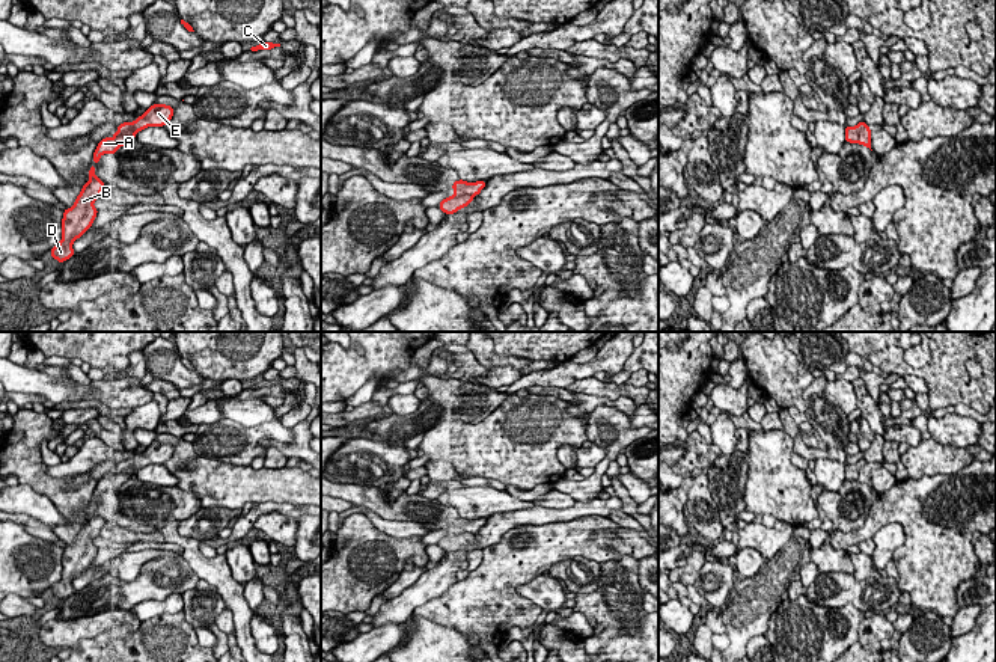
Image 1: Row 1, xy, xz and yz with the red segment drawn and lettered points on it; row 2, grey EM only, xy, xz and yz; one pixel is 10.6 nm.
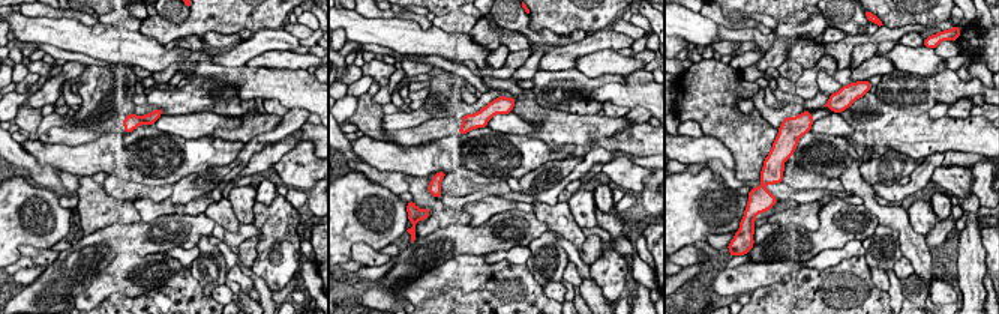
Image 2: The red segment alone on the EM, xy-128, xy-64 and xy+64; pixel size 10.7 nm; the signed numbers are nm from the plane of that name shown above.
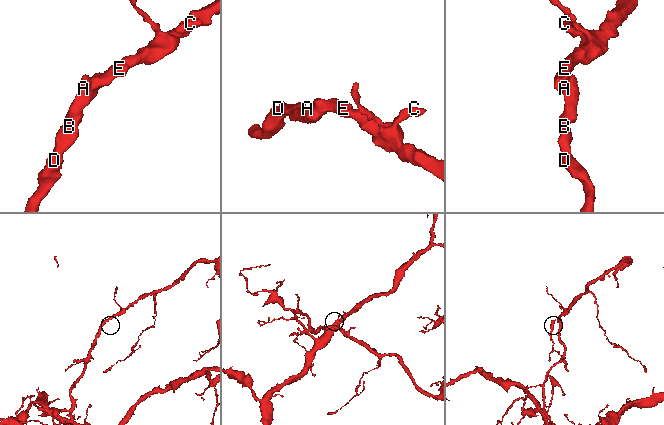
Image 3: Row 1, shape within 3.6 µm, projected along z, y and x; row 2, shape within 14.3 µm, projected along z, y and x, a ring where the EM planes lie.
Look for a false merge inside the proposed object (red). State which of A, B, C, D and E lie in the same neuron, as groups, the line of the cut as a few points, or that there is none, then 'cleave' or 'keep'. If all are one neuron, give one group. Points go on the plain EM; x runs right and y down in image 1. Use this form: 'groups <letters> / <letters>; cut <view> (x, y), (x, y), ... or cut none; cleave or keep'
groups A B D / C E; cut xy (118, 471), (130, 468), (133, 475); cleave

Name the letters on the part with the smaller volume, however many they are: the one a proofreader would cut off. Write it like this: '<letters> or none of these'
C, E

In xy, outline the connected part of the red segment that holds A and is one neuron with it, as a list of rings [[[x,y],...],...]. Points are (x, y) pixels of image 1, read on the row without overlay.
[[[128,467],[125,470],[115,470],[112,475],[107,474],[104,475],[98,483],[96,483],[96,487],[93,490],[93,495],[92,495],[92,499],[96,502],[99,501],[99,495],[102,492],[110,492],[110,493],[115,493],[116,489],[127,483],[130,478],[133,478],[133,467]]]

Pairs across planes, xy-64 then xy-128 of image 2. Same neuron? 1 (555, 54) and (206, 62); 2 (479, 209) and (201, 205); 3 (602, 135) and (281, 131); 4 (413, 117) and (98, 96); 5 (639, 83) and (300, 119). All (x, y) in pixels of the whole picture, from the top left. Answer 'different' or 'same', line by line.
1: different
2: same
3: different
4: different
5: different

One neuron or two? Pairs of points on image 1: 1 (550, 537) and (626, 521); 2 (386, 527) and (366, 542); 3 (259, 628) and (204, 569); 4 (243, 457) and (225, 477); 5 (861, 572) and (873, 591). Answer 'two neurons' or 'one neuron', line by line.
1: two neurons
2: two neurons
3: two neurons
4: two neurons
5: two neurons

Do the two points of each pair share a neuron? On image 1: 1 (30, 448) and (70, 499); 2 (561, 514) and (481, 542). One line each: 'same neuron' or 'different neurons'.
1: same neuron
2: same neuron

